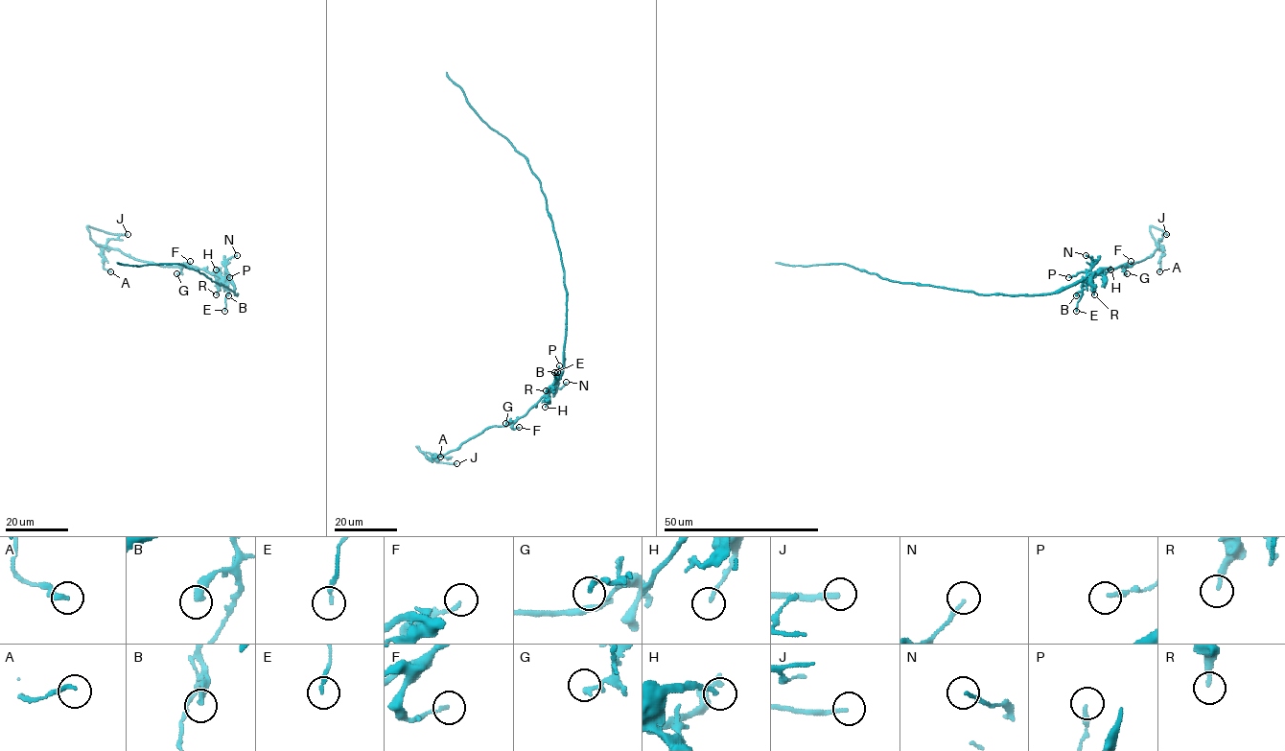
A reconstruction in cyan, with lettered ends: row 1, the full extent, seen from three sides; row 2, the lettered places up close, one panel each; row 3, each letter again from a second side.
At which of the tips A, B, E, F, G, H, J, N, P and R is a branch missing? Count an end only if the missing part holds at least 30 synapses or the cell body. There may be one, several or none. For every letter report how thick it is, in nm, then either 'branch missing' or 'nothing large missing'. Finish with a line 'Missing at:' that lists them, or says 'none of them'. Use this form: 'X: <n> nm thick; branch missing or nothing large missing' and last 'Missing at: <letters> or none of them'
A: 180 nm thick; nothing large missing
B: 240 nm thick; nothing large missing
E: 180 nm thick; nothing large missing
F: 170 nm thick; nothing large missing
G: 200 nm thick; nothing large missing
H: 160 nm thick; nothing large missing
J: 190 nm thick; branch missing
N: 160 nm thick; nothing large missing
P: 200 nm thick; nothing large missing
R: 220 nm thick; nothing large missing
Missing at: J

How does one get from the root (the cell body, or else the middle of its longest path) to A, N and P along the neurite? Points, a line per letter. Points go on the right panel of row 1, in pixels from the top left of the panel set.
A: (1025, 294), (1059, 293), (1110, 269), (1128, 267), (1149, 257), (1157, 248), (1162, 248), (1159, 271)
N: (1025, 294), (1059, 293), (1076, 285), (1090, 268), (1091, 258), (1086, 255)
P: (1025, 294), (1059, 293), (1078, 283), (1086, 273), (1078, 272), (1068, 277)

